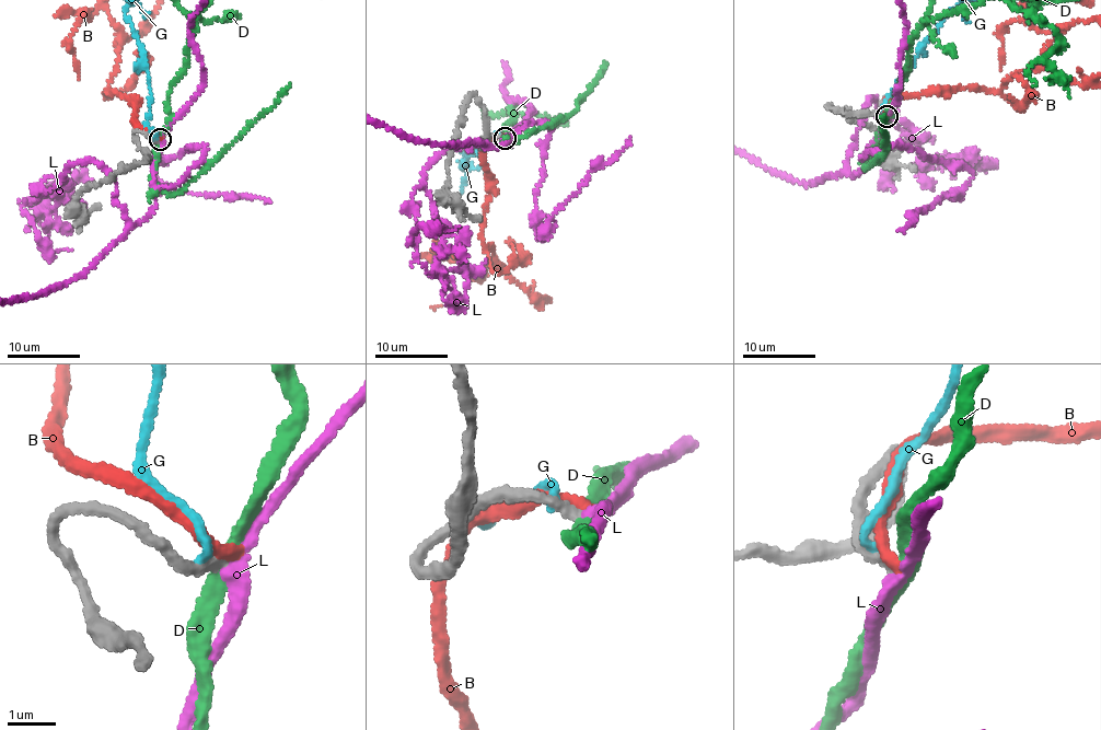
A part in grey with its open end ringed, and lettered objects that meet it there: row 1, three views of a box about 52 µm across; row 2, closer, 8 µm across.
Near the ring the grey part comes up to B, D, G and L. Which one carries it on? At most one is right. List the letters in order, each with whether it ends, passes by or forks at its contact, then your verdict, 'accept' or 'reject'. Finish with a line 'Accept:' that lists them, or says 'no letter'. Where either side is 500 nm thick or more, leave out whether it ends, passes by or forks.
B: it ends; reject
D: it passes by; reject
G: it ends; reject
L: it passes by; accept
Accept: L

